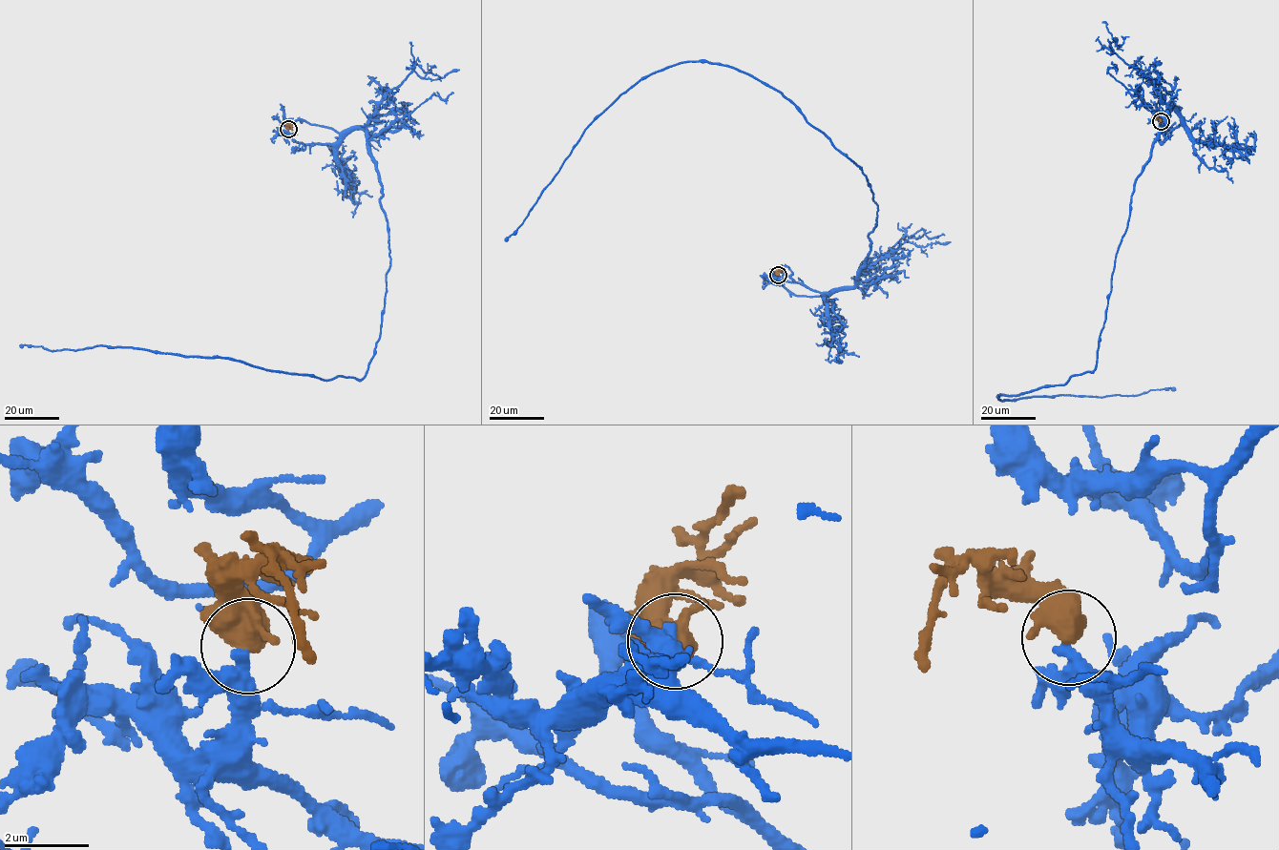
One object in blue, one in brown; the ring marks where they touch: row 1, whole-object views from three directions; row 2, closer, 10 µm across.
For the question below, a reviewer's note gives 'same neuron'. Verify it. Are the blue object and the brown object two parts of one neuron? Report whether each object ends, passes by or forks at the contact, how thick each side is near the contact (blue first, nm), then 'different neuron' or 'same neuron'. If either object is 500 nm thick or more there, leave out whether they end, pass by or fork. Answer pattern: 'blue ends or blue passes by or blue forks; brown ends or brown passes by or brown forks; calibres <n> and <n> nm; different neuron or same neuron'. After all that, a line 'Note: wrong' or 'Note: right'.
calibres 320 and 500 nm; same neuron
Note: right

